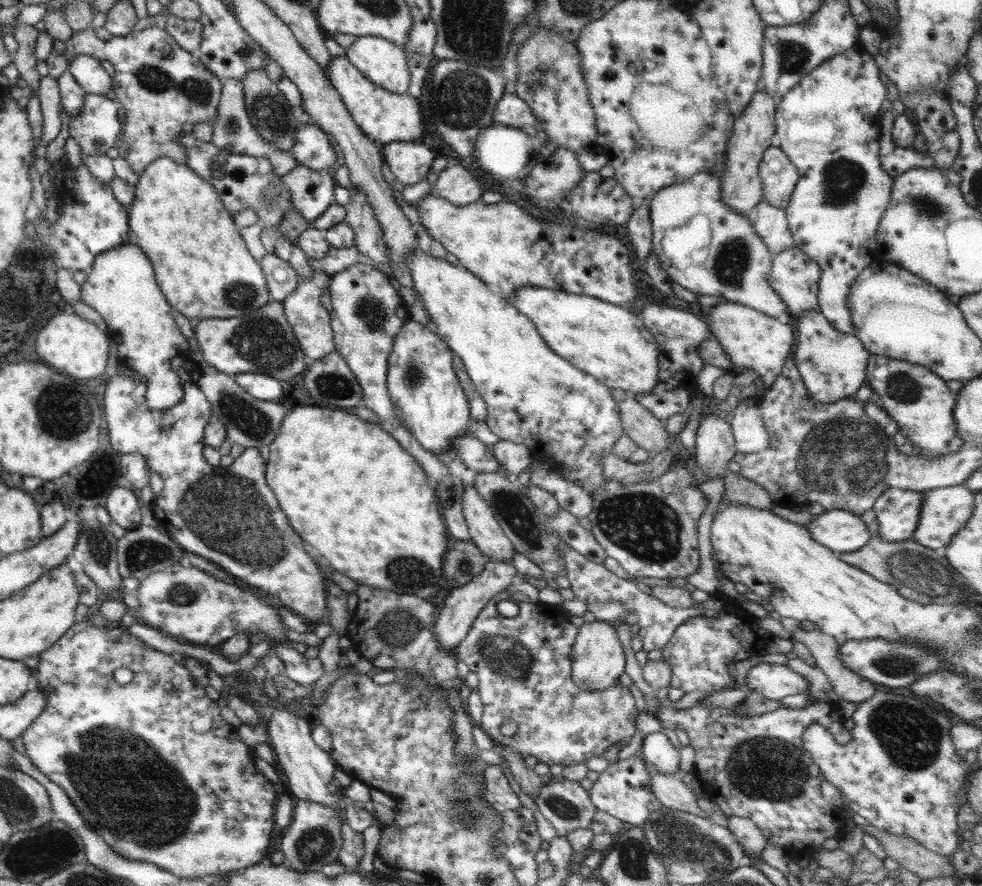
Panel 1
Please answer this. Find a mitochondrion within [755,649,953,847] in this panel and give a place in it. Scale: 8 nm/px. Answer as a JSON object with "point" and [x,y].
{"point":[910,735]}

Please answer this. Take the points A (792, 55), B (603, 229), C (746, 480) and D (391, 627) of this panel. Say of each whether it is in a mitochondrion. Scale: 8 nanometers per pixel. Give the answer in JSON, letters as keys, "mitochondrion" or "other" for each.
{"A":"mitochondrion","B":"other","C":"other","D":"mitochondrion"}

